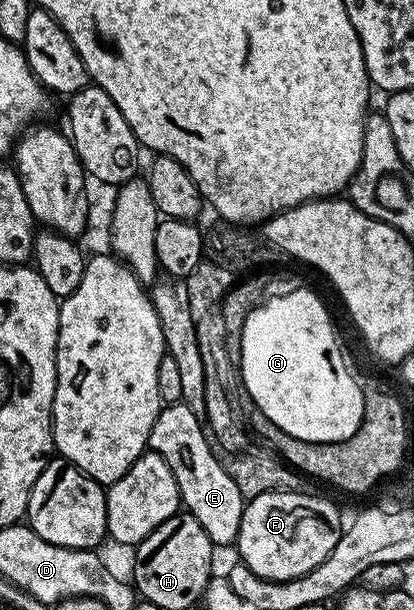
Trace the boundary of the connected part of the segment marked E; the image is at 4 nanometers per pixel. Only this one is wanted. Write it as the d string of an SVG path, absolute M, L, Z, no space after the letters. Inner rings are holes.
M182 402L160 407L147 439L147 448L165 458L169 470L173 470L173 478L177 478L182 507L201 522L201 530L209 534L211 543L216 546L234 545L239 539L245 501L233 478L225 474L199 415Z

